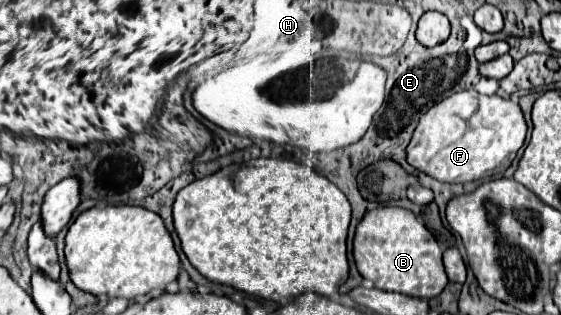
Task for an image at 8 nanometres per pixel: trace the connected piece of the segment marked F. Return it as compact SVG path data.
M462 91L442 99L440 103L430 107L430 111L426 111L406 147L406 161L414 169L442 183L470 183L504 171L510 165L510 159L516 155L516 151L524 145L524 139L526 139L526 121L516 103L512 103L510 99L502 99L498 95L488 97L480 95L478 91Z

